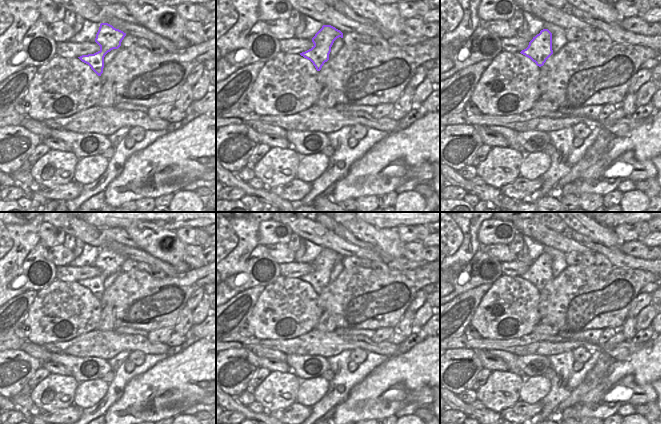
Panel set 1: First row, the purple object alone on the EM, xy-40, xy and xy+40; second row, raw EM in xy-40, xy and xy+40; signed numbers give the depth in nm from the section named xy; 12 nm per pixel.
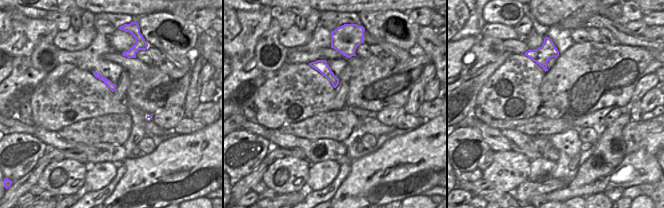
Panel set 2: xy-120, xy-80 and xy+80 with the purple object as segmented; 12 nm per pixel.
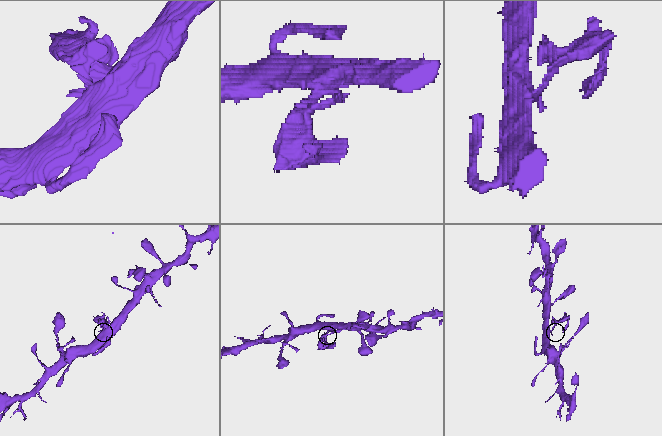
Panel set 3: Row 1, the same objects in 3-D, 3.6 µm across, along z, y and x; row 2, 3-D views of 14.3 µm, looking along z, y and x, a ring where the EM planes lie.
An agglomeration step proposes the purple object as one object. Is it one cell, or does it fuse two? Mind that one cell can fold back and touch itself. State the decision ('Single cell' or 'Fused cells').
Fused cells.

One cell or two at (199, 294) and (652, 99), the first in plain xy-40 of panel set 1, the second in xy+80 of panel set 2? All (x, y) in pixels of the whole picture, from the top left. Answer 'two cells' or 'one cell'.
two cells

